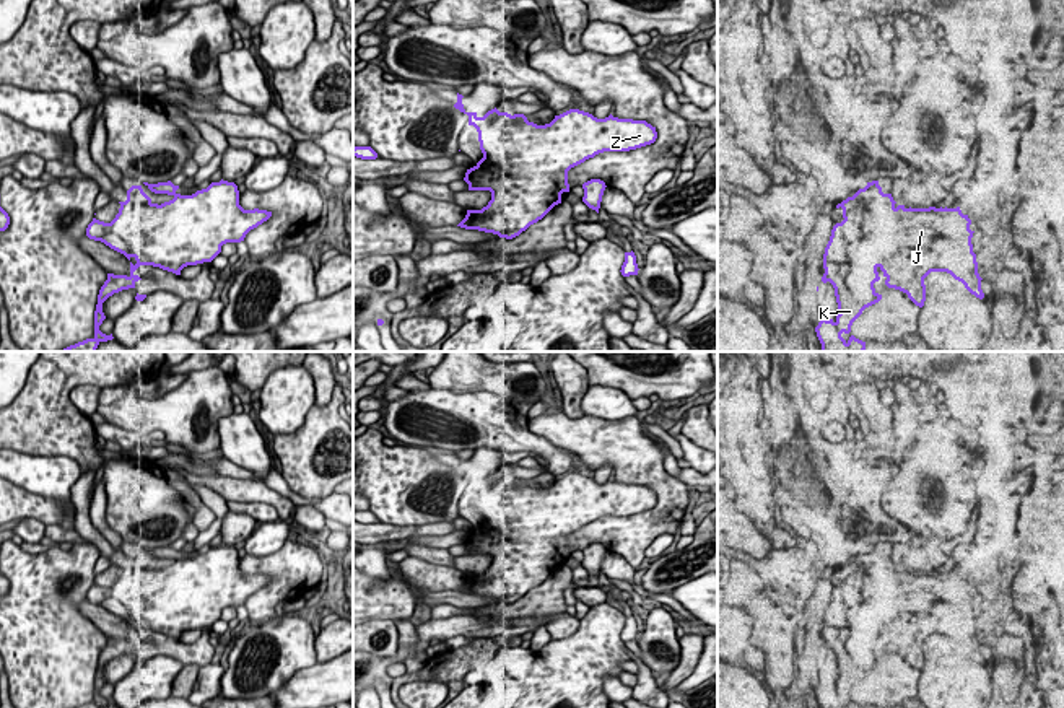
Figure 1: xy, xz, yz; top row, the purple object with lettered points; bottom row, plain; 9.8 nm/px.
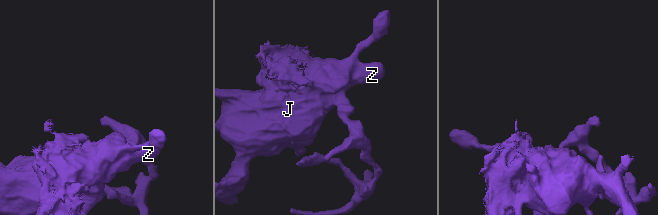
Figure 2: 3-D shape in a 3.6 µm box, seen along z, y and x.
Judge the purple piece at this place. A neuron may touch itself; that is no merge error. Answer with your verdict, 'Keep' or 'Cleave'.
Cleave

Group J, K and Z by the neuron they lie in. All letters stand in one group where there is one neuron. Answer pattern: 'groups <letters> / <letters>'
groups J Z / K

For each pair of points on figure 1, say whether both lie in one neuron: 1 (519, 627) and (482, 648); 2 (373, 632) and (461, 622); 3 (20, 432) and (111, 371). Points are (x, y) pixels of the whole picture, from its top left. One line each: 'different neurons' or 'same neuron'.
1: different neurons
2: different neurons
3: same neuron

